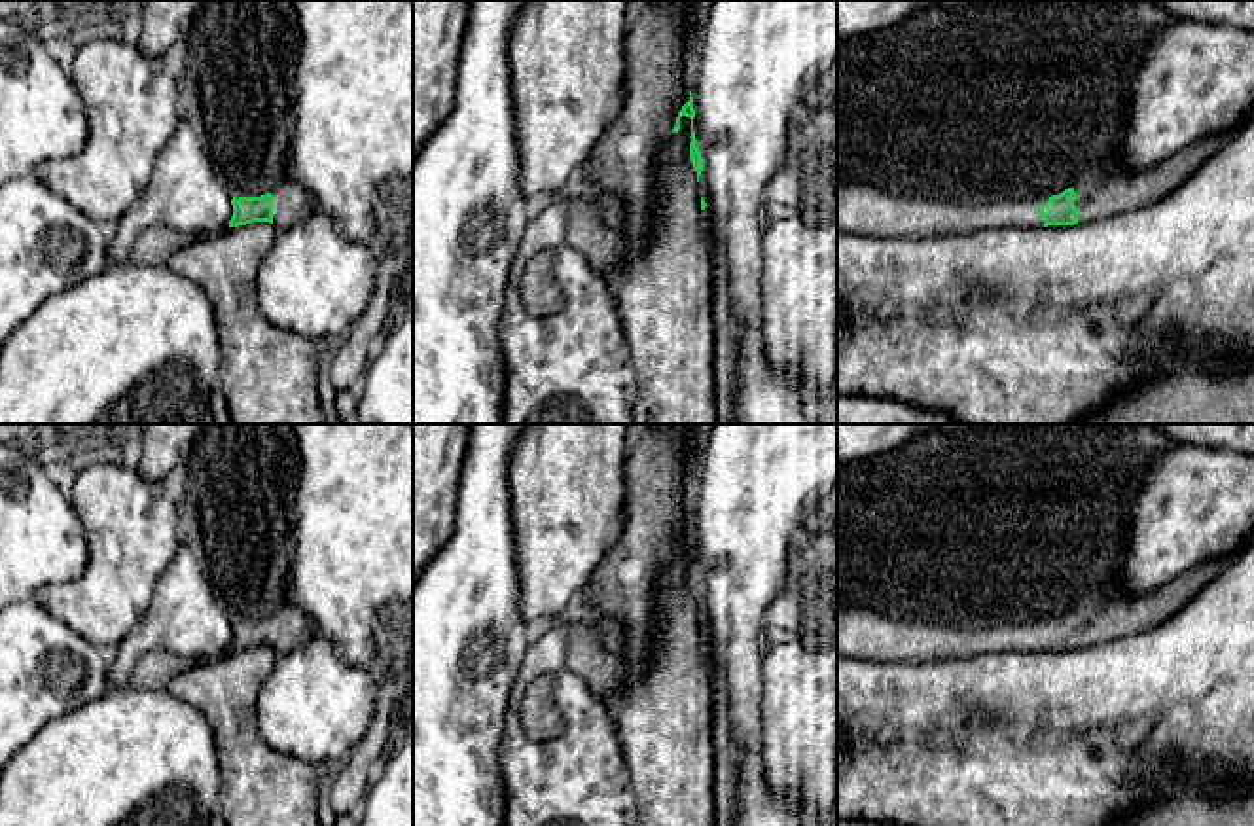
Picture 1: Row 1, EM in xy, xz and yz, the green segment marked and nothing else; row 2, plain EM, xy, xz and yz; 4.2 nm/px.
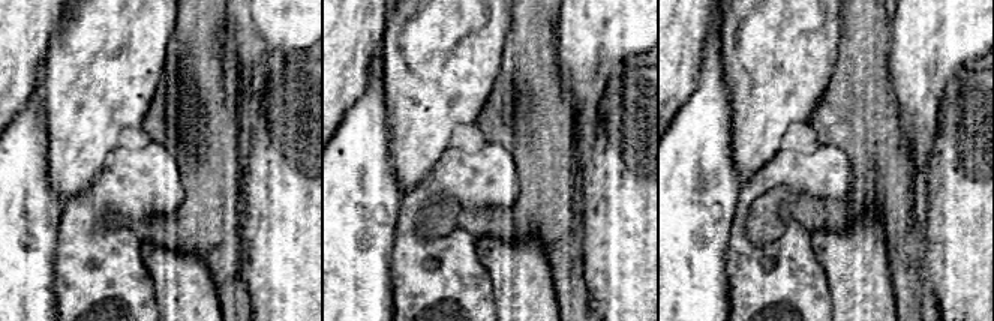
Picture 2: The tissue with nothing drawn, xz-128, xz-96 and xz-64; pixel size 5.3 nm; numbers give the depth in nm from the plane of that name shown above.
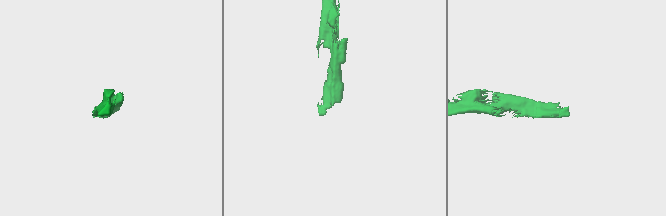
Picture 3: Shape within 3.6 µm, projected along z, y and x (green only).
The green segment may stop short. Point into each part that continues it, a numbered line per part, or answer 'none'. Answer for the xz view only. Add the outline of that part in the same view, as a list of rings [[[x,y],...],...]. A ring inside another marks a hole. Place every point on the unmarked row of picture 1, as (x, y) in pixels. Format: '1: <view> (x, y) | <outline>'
1: xz (624, 586) | [[[648,424],[636,432],[625,462],[623,529],[582,589],[602,620],[654,621],[657,585],[672,561],[680,532],[690,525],[684,494],[684,479],[695,470],[690,453],[701,453],[705,438],[707,428],[690,424]]]

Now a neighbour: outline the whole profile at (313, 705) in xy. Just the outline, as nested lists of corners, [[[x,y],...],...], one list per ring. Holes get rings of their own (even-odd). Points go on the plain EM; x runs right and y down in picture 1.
[[[314,633],[307,644],[277,657],[258,695],[256,726],[282,754],[313,765],[347,760],[373,720],[377,693],[364,669],[349,665]]]

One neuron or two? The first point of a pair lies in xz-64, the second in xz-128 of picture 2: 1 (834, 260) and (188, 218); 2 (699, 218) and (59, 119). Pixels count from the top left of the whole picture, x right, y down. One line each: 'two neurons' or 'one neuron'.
1: two neurons
2: two neurons

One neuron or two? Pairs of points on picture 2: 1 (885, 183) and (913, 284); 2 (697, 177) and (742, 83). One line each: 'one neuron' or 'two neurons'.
1: one neuron
2: two neurons

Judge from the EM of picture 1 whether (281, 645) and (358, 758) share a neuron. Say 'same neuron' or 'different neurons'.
different neurons

